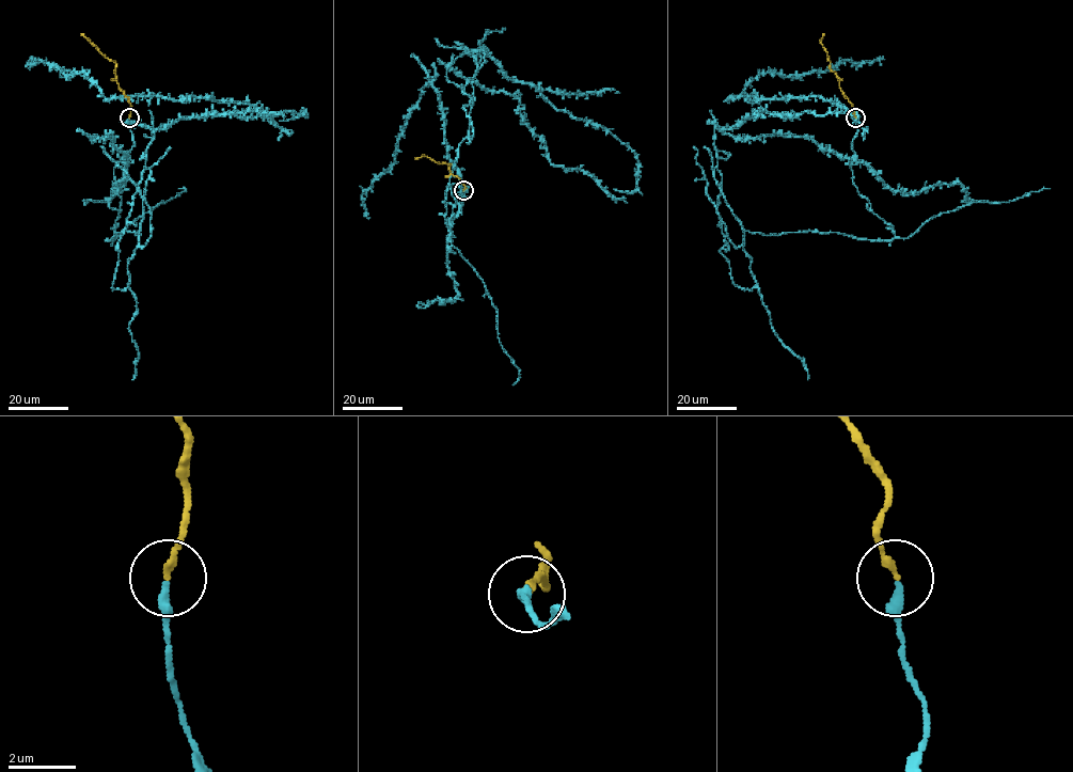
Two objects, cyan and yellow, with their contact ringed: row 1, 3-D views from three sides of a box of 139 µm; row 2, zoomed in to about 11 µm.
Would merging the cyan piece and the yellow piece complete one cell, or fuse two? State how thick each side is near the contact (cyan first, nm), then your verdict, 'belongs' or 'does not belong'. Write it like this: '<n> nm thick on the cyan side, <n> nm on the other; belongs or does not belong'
280 nm thick on the cyan side, 200 nm on the other; belongs

